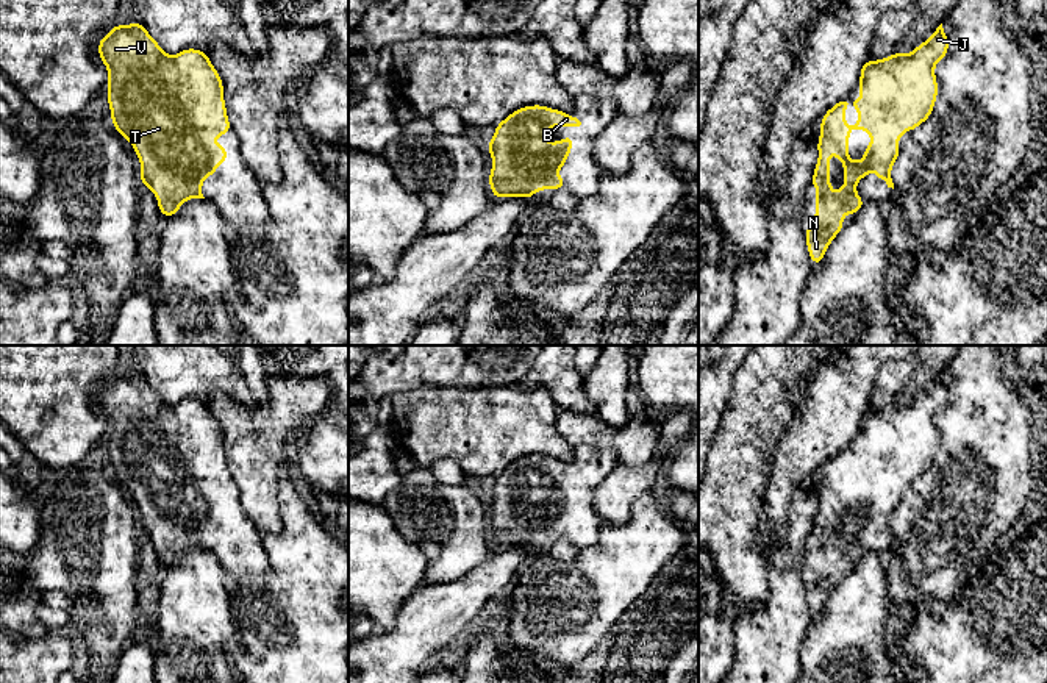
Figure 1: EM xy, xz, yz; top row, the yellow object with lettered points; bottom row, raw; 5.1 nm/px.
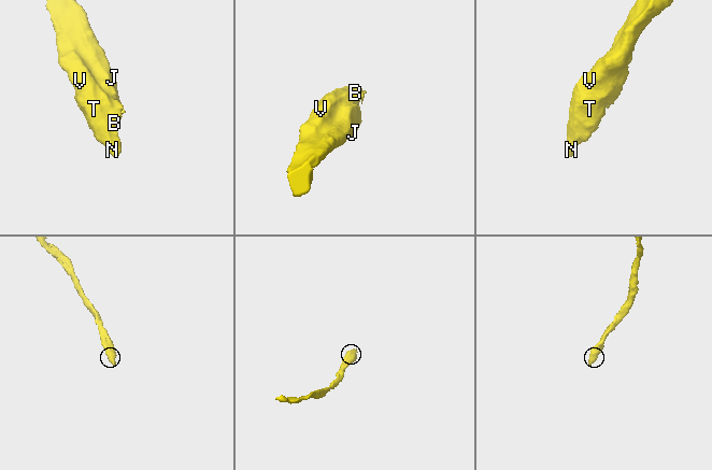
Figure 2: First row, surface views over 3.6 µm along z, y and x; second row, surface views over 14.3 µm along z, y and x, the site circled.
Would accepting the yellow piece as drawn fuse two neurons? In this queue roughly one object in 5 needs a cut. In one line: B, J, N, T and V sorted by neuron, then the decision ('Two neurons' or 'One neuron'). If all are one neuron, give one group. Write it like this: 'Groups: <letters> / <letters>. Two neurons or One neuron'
Groups: B J N T V. One neuron

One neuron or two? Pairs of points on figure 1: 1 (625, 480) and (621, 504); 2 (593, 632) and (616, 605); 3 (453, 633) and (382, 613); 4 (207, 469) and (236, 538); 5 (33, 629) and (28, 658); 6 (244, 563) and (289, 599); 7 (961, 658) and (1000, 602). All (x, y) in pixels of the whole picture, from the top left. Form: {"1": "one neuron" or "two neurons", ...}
{"1": "one neuron", "2": "one neuron", "3": "two neurons", "4": "one neuron", "5": "two neurons", "6": "two neurons", "7": "two neurons"}

